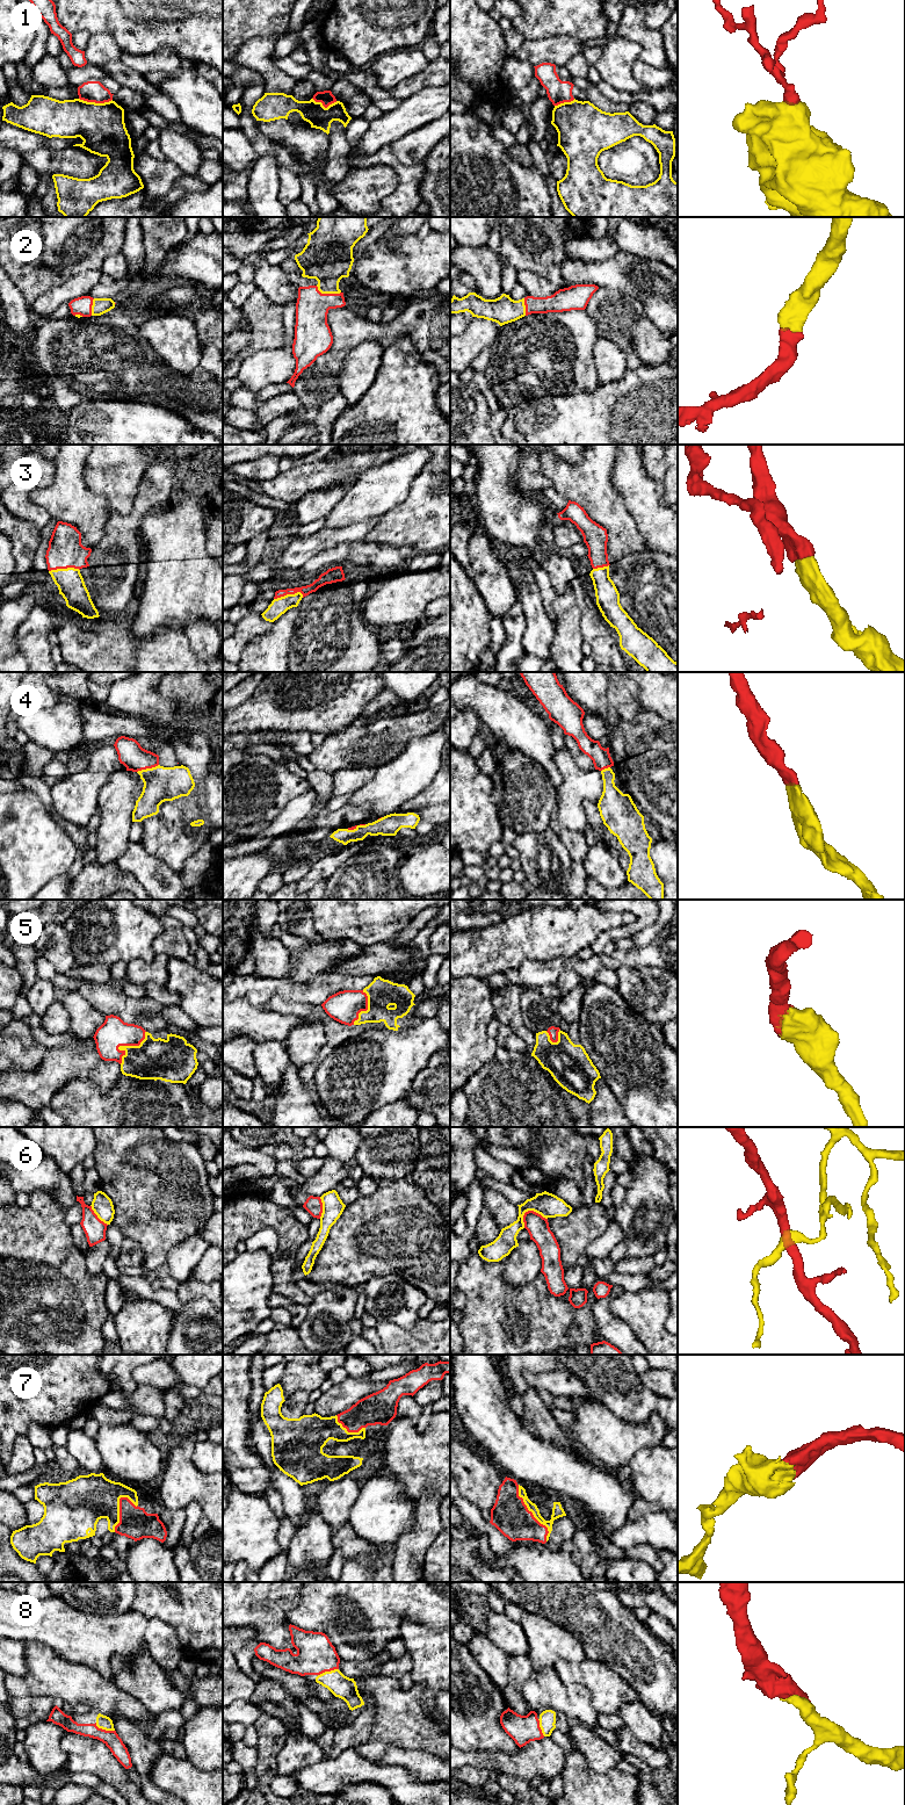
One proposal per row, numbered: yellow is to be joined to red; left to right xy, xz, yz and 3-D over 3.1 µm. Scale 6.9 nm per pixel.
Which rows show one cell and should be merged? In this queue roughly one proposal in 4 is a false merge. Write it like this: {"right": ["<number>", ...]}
{"right": ["2", "3", "4", "5", "7", "8"]}

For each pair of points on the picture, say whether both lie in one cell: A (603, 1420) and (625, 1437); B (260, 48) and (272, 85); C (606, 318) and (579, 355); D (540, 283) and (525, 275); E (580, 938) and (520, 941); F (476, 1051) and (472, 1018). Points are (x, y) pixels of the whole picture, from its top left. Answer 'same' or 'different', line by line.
A: same
B: same
C: different
D: same
E: same
F: same

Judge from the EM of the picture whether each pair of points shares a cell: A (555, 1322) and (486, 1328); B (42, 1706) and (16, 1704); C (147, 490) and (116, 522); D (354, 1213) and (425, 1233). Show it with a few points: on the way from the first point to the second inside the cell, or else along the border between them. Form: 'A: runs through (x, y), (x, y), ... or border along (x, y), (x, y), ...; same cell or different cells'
A: runs through (533, 1313), (515, 1298), (494, 1298), (486, 1306); same cell
B: runs through (36, 1706), (22, 1706); same cell
C: runs through (146, 502), (140, 511), (128, 522); same cell
D: runs through (371, 1226), (386, 1232), (407, 1233); same cell

